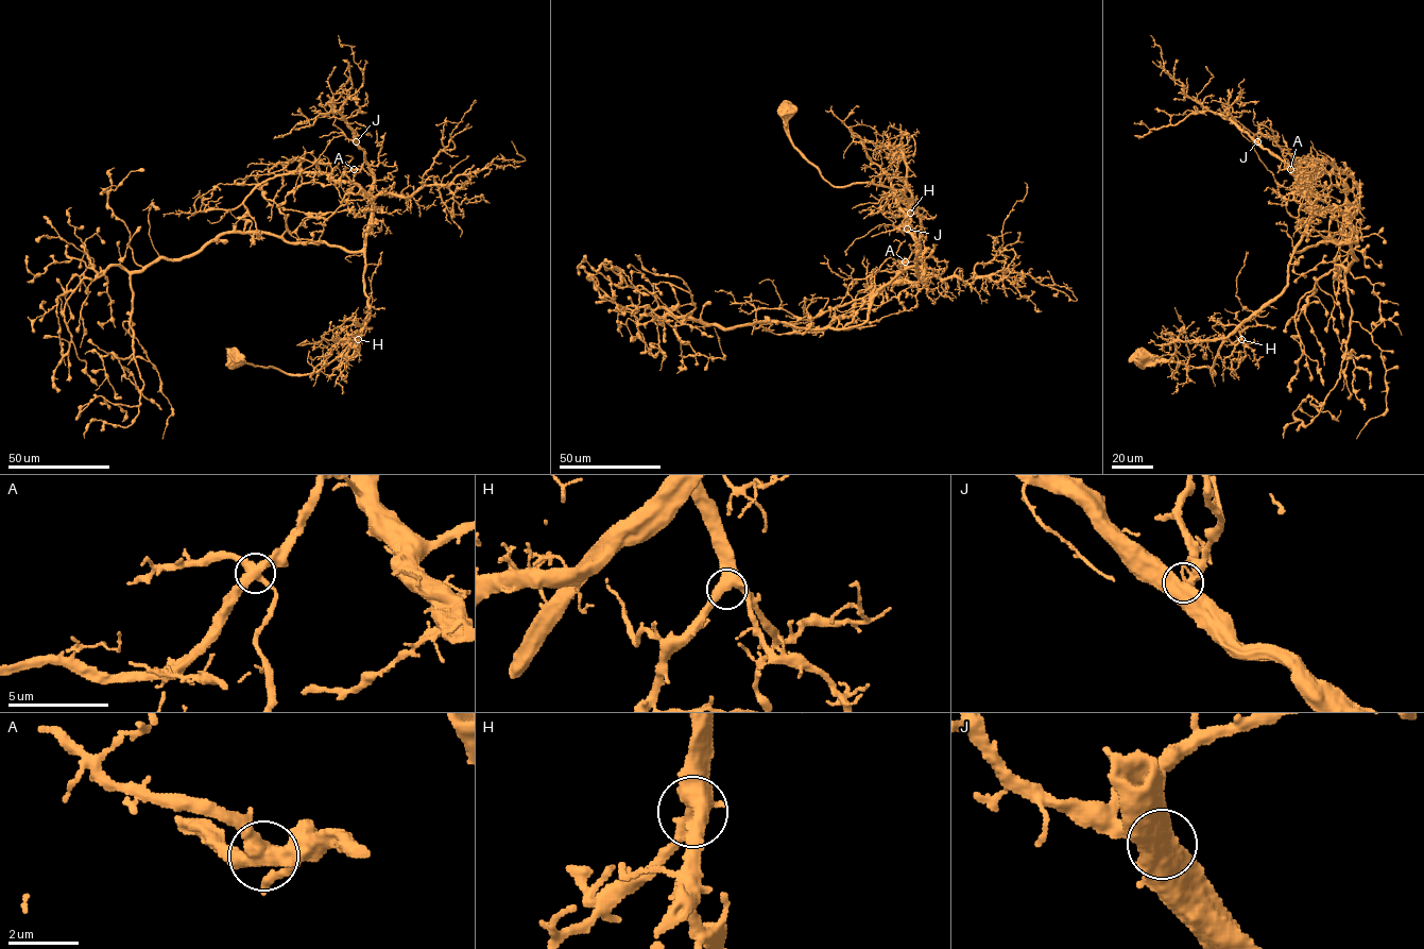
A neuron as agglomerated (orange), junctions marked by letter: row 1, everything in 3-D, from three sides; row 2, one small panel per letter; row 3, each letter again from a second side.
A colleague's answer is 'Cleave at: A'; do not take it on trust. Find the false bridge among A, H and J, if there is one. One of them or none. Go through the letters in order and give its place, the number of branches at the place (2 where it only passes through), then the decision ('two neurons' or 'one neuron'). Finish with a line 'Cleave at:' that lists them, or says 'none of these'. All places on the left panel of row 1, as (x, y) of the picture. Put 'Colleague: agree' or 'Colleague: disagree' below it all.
A: place (354, 169); branches 4; two neurons
H: place (358, 339); branches 4; one neuron
J: place (356, 141); branches 4; one neuron
Cleave at: A
Colleague: agree

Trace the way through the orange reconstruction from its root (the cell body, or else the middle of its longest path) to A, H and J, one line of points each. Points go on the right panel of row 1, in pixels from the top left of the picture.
A: (1141, 357), (1208, 367), (1215, 374), (1219, 346), (1281, 292), (1309, 212), (1309, 186), (1303, 173), (1290, 170)
H: (1141, 357), (1208, 367), (1215, 374), (1211, 370), (1219, 346), (1237, 327), (1241, 339)
J: (1141, 357), (1215, 374), (1219, 346), (1286, 285), (1308, 199), (1294, 173), (1257, 141)

